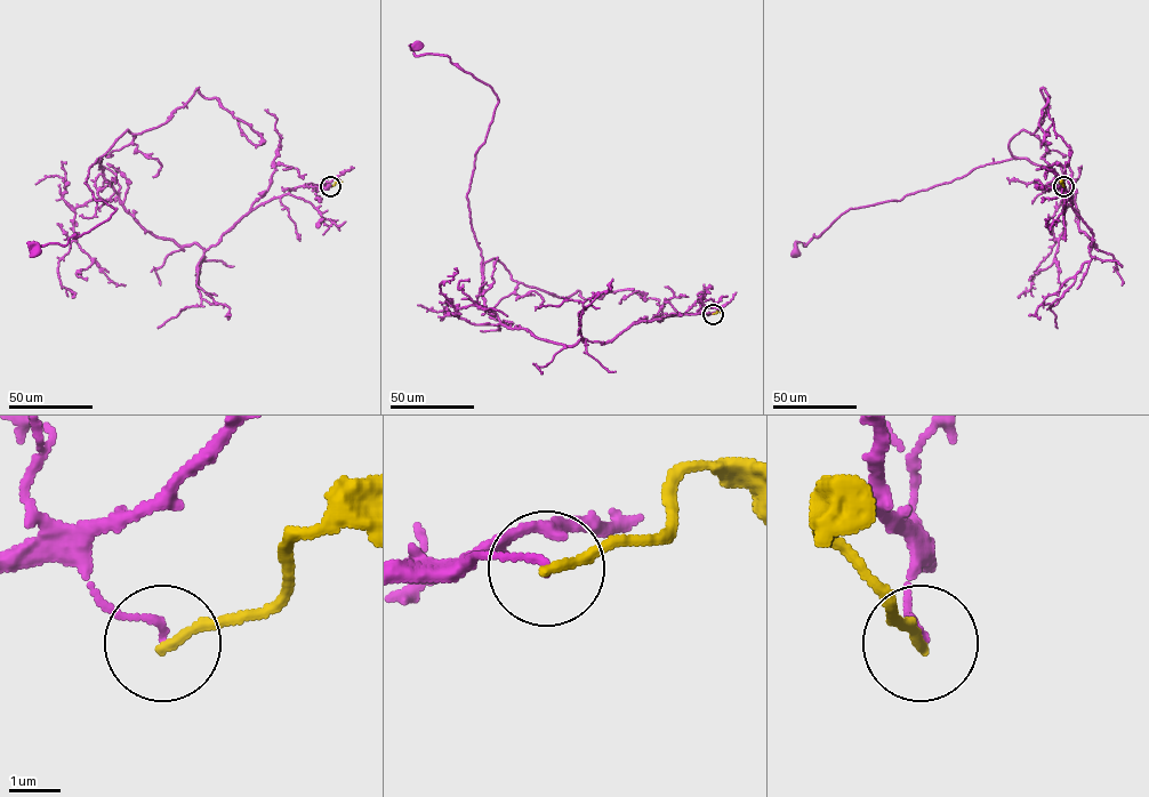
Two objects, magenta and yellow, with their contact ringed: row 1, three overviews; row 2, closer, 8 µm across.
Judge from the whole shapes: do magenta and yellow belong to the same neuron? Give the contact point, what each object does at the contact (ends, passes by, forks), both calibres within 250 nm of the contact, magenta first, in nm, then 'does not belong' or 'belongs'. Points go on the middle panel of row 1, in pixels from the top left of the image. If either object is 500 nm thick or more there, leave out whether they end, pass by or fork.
(713, 314) | magenta ends | yellow ends | 120/190 nm | does not belong

